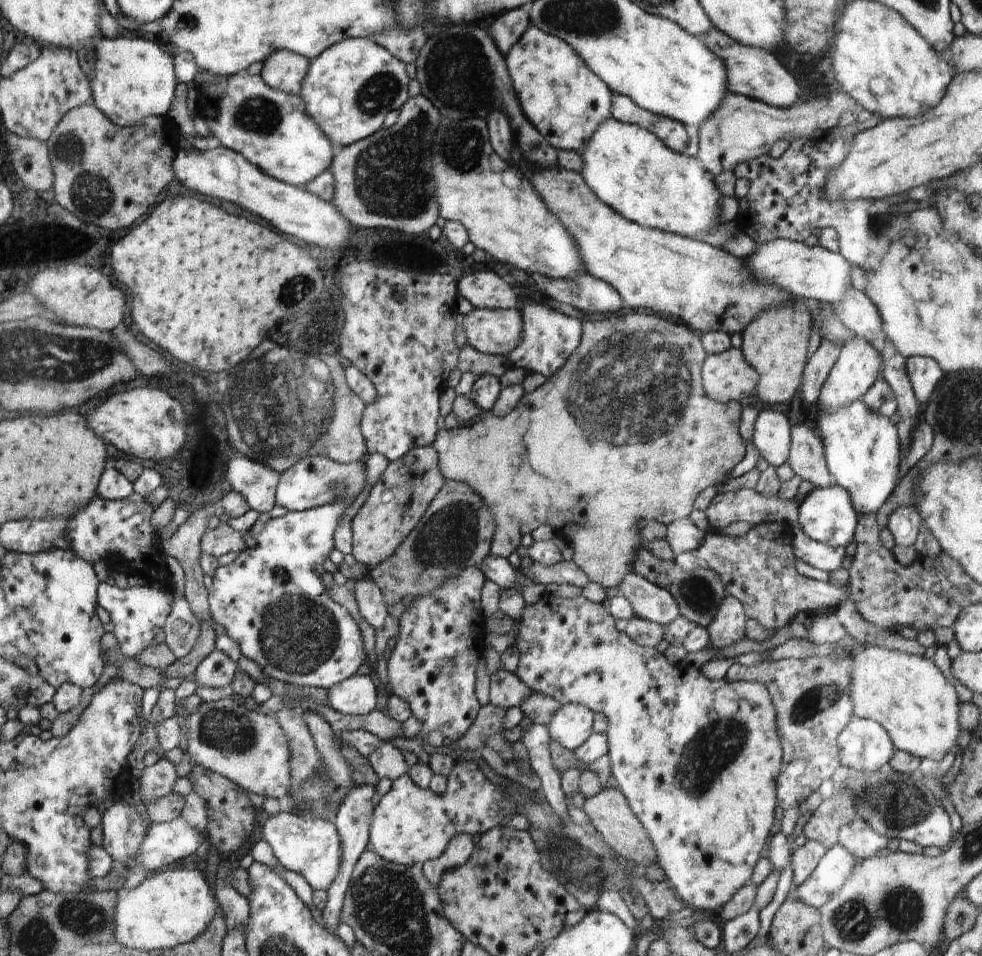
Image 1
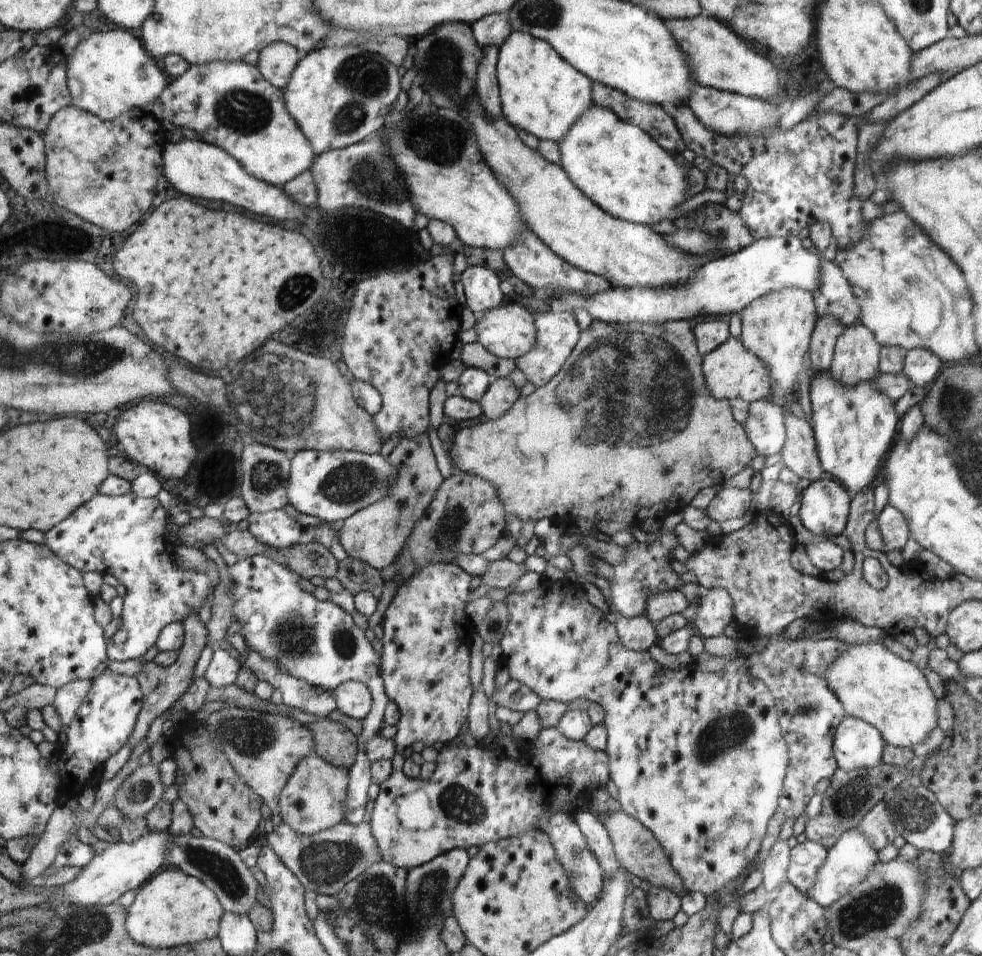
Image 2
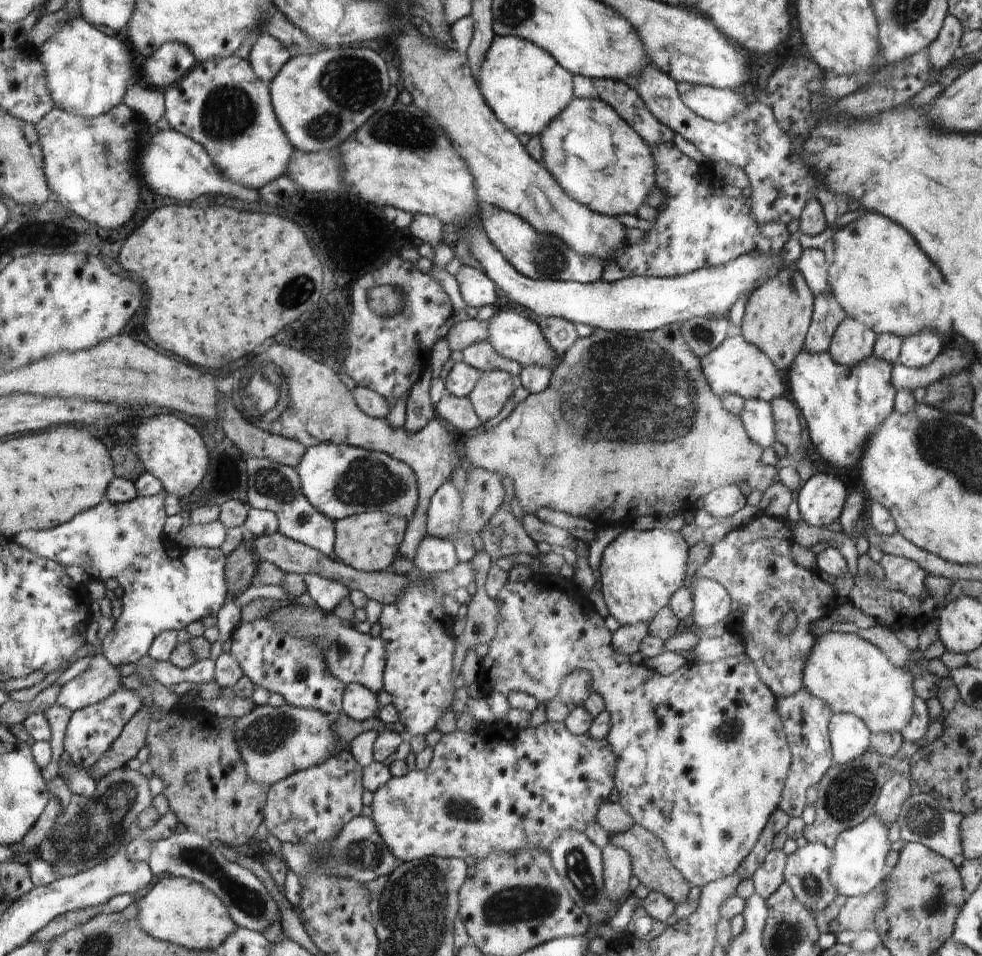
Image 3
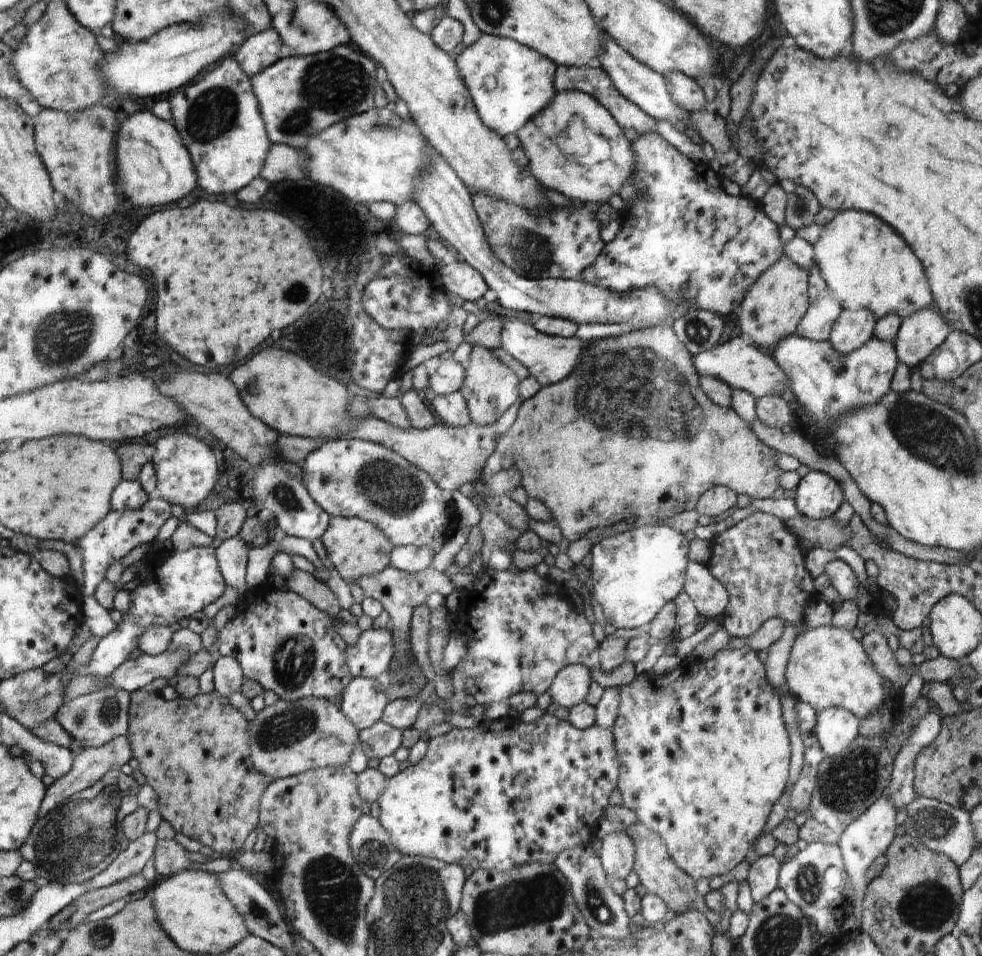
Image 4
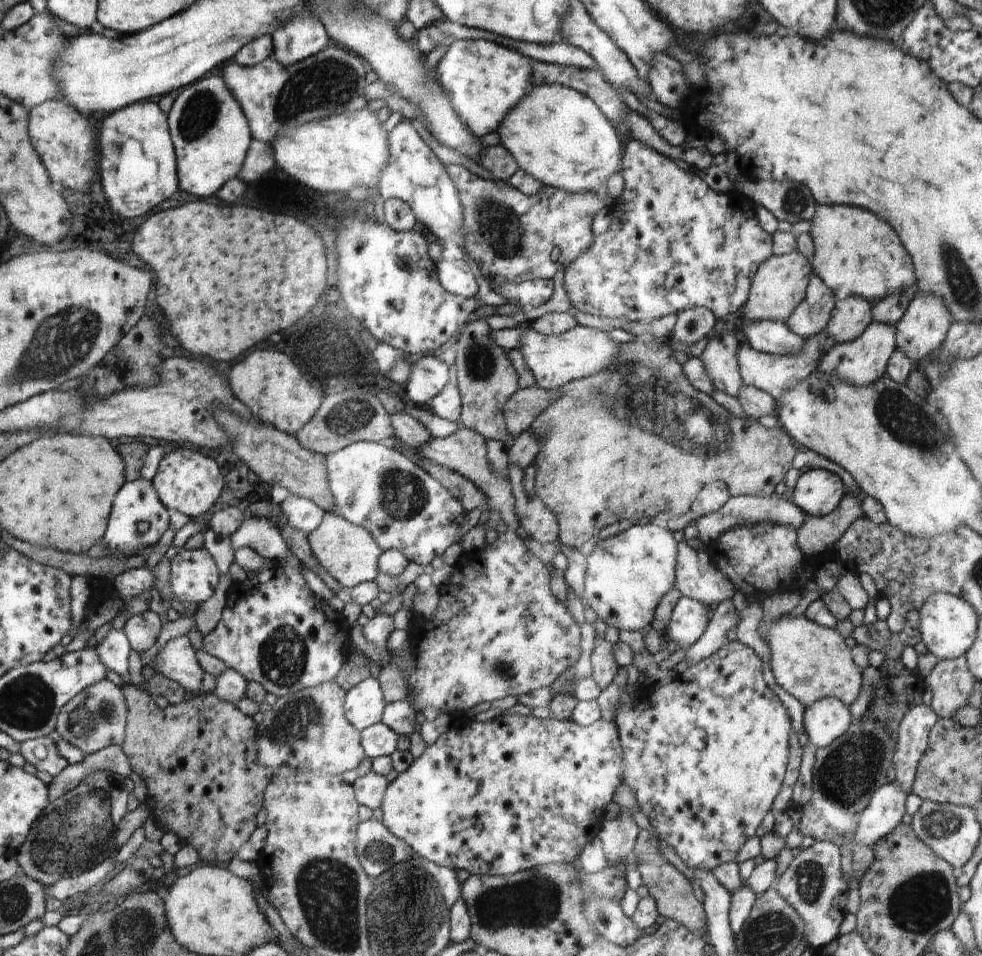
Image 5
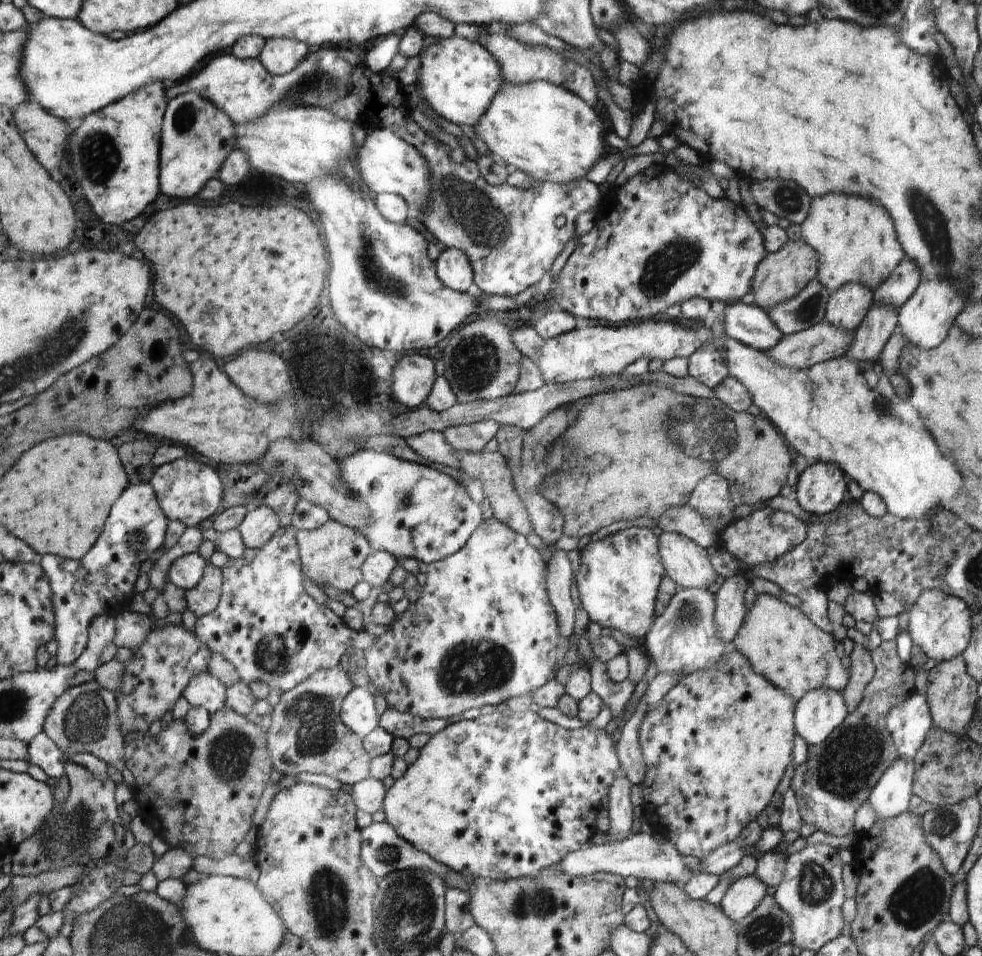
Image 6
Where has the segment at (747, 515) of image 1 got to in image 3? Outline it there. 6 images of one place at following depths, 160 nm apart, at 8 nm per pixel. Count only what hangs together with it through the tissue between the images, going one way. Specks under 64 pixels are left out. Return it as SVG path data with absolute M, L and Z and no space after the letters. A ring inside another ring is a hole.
M738 485L718 487L708 497L703 498L703 509L716 520L732 520L746 505L746 498Z

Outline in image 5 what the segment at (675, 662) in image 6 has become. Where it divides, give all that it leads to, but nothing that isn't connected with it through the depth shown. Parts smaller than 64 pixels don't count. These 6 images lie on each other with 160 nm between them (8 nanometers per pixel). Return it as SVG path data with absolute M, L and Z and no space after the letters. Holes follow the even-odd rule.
M681 595L672 611L665 634L678 642L679 648L688 648L696 644L711 619L711 609L702 602Z

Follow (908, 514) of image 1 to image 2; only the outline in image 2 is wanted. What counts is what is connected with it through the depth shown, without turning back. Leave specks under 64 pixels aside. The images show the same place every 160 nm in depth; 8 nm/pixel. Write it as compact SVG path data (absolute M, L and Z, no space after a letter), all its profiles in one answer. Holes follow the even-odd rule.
M887 504L875 519L884 542L882 551L887 553L890 550L902 550L910 537L904 515L891 504Z

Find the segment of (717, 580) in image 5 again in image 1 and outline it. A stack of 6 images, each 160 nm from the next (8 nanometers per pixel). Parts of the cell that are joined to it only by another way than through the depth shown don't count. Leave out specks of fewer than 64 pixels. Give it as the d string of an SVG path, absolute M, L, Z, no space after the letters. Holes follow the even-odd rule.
M726 595L707 626L711 645L717 649L726 648L732 642L744 638L747 619L743 604L732 595Z

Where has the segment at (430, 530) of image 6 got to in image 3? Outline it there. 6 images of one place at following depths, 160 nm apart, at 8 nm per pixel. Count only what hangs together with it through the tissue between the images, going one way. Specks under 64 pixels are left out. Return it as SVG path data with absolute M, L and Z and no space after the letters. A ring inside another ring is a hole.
M318 443L307 447L295 471L308 502L333 521L364 512L382 512L398 515L409 524L417 513L420 495L417 475L405 462L389 454L350 445Z

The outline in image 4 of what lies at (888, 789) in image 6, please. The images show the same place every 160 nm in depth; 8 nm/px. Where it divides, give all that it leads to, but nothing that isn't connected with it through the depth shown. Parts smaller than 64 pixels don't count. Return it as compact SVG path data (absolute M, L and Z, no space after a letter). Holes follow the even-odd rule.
M886 795L878 796L878 800L869 809L866 809L864 814L858 816L846 827L837 842L841 850L845 872L854 888L854 904L851 912L856 918L857 928L861 926L863 896L870 882L866 878L866 871L878 855L885 854L885 850L895 837L897 811L898 808Z

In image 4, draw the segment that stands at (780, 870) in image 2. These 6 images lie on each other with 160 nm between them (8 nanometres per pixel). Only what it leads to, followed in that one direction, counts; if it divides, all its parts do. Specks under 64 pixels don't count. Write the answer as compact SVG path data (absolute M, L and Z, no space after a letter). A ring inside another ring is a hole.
M772 855L759 856L752 864L746 878L754 902L766 898L777 887L780 861Z

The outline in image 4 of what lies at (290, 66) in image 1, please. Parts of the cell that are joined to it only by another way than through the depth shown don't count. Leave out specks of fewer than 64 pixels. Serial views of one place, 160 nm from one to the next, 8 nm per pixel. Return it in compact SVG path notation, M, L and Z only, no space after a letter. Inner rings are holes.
M270 27L248 36L232 56L250 77L262 72L280 59L283 42L277 30Z

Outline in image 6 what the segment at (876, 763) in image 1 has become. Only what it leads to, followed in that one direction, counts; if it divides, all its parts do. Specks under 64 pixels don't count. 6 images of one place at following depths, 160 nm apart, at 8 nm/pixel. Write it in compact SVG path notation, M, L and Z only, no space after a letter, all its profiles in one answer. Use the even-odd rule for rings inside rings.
M823 688L807 690L796 702L795 733L809 745L822 744L848 713L842 692Z

